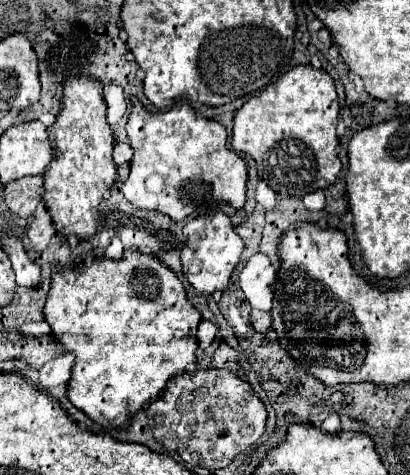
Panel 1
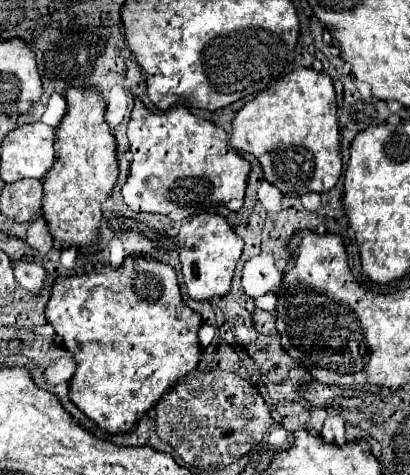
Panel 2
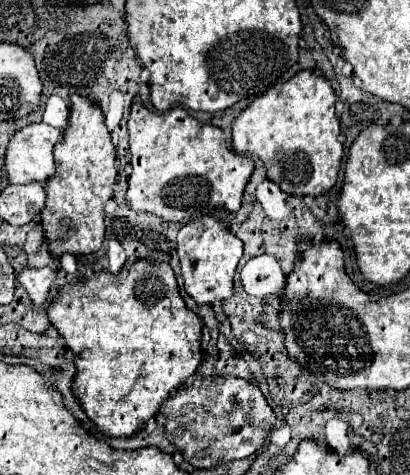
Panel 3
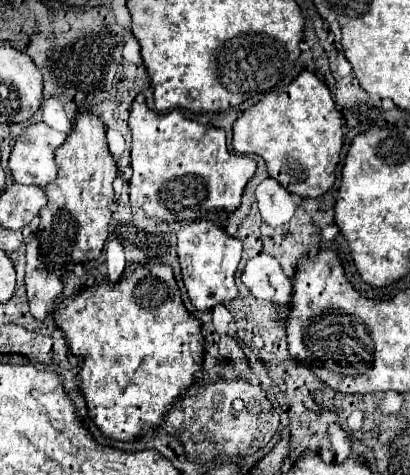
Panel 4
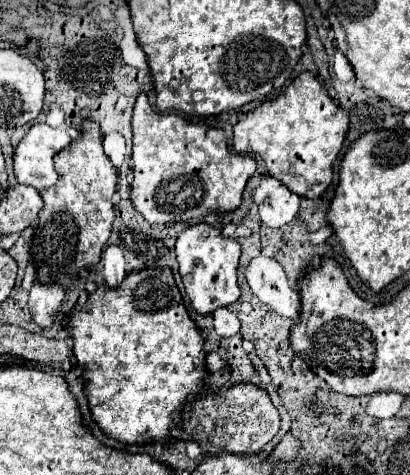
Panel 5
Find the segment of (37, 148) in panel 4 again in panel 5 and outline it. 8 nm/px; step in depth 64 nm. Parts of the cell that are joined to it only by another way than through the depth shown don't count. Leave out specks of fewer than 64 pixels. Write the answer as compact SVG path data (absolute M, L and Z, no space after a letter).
M34 124L14 150L14 174L20 184L32 186L42 192L54 186L58 174L54 170L54 154L68 148L72 138L48 124Z

